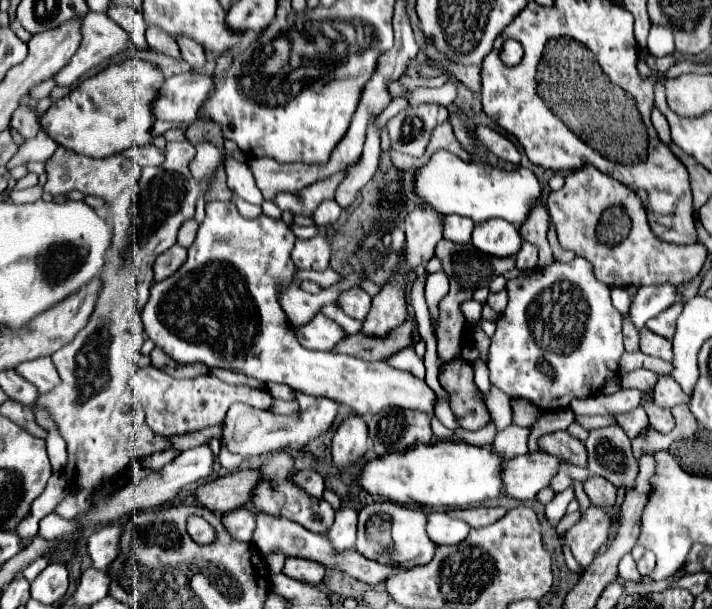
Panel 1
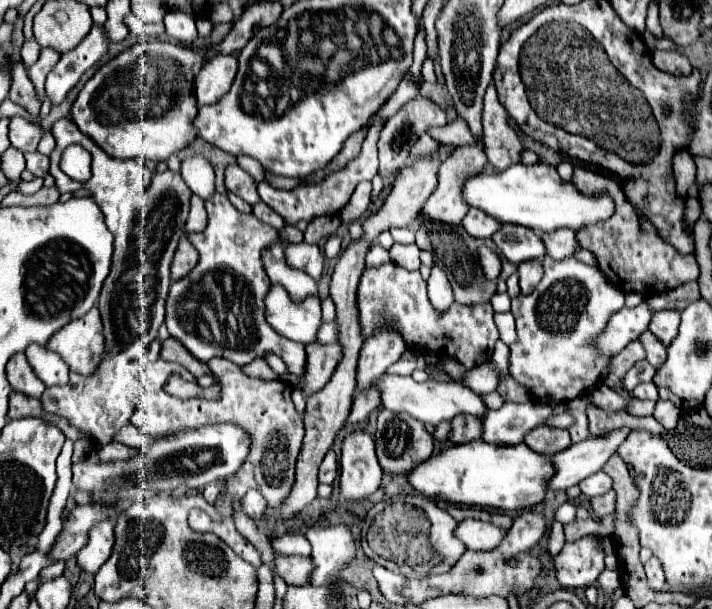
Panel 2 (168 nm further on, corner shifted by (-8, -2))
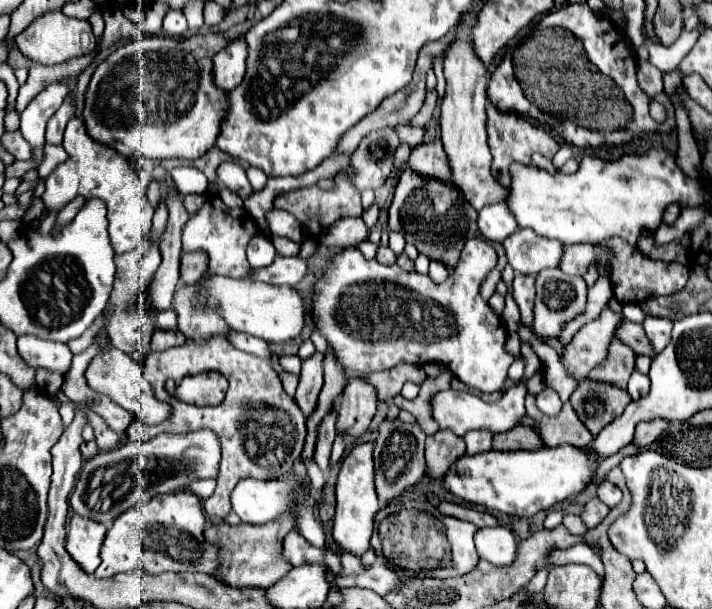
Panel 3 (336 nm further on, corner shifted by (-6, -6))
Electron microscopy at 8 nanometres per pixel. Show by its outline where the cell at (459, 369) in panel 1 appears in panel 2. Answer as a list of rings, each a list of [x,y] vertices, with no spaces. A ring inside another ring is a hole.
[[[469,416],[453,418],[451,432],[447,438],[451,444],[465,444],[479,438],[481,438],[481,418],[469,418]]]

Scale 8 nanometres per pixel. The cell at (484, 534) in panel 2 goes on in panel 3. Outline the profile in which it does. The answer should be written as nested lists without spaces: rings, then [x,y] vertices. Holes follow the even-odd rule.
[[[485,526],[475,532],[475,548],[481,560],[495,566],[509,566],[515,560],[515,536],[503,526]]]

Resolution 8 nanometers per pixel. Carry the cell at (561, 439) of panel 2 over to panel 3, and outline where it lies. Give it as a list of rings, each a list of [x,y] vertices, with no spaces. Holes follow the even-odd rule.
[[[515,426],[515,430],[509,430],[507,434],[495,434],[493,448],[495,450],[541,450],[545,446],[535,428]]]

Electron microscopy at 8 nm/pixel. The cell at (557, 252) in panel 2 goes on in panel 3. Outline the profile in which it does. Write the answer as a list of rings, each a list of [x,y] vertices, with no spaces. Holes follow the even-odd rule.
[[[565,244],[563,246],[563,258],[559,260],[559,268],[571,276],[583,276],[587,272],[587,266],[593,260],[595,260],[595,248],[593,246]]]

